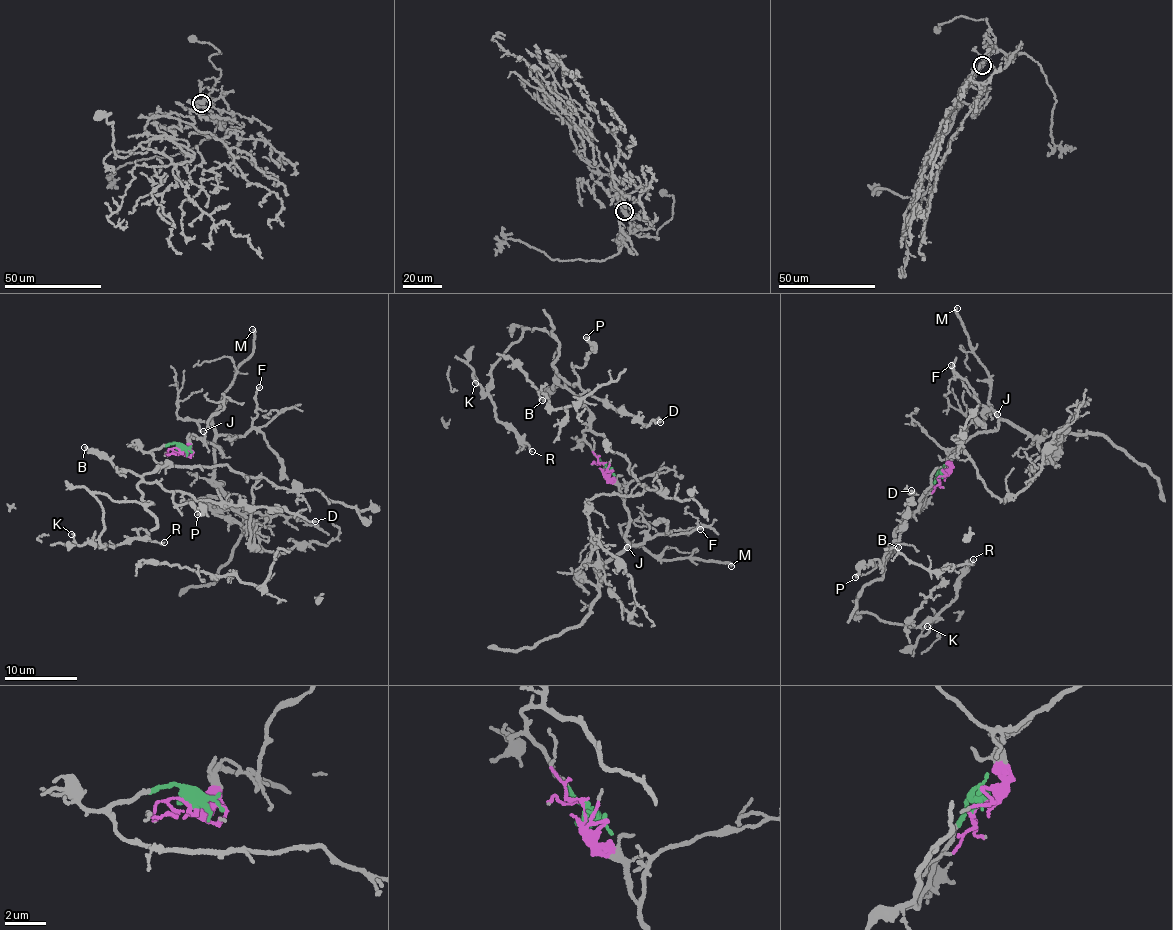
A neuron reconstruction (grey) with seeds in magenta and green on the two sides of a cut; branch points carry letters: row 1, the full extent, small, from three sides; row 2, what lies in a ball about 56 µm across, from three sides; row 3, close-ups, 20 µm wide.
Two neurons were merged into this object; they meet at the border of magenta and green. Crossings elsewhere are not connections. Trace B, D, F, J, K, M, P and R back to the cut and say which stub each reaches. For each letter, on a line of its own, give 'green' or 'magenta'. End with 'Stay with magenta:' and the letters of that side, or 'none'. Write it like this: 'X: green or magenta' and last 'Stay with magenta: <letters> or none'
B: green
D: green
F: magenta
J: magenta
K: green
M: magenta
P: green
R: green
Stay with magenta: F, J, M

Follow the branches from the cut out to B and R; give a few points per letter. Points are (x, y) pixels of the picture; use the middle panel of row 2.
B: (604, 466), (582, 434), (591, 424), (586, 405), (566, 389), (554, 384), (542, 400)
R: (604, 466), (582, 434), (586, 405), (553, 365), (557, 342), (536, 328), (494, 366), (488, 393), (532, 452)

